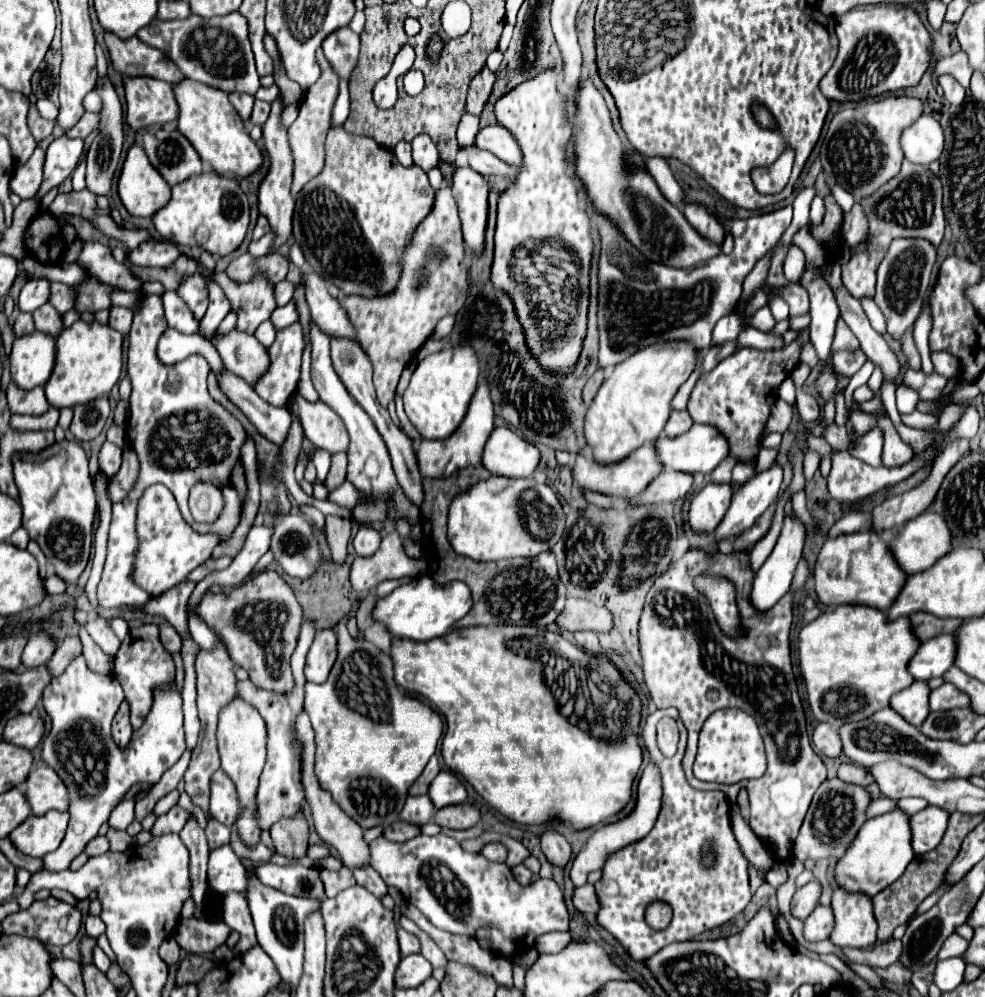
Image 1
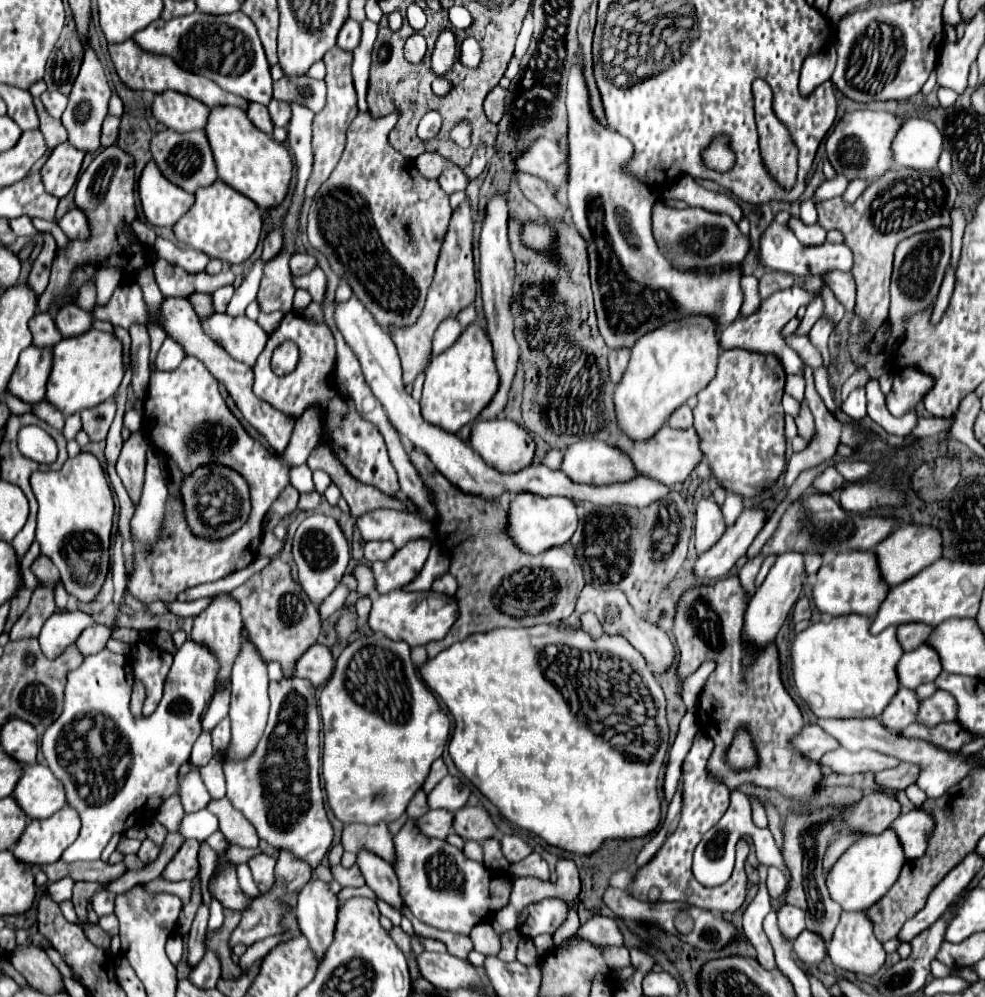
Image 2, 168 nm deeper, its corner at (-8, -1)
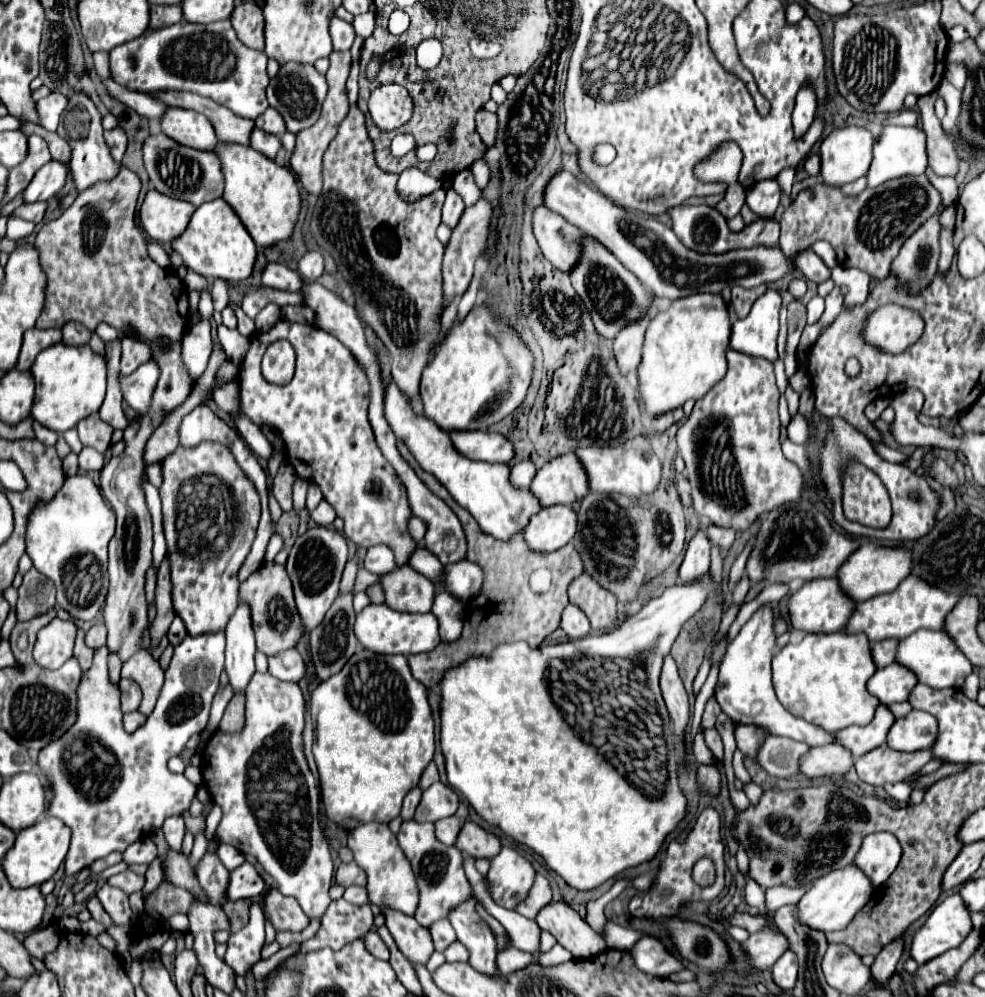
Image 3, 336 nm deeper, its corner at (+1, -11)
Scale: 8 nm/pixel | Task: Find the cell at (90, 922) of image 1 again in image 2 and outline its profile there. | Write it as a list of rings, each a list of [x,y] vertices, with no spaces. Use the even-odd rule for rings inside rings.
[[[101,887],[95,897],[93,897],[93,909],[97,911],[97,915],[107,915],[107,913],[113,913],[113,907],[115,907],[115,897],[117,893],[111,893],[107,891],[107,887]]]

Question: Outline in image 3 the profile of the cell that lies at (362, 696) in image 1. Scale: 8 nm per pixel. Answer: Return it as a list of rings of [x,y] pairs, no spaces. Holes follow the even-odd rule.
[[[368,649],[356,651],[340,673],[322,681],[310,699],[314,721],[314,759],[320,775],[320,795],[326,819],[334,825],[344,821],[390,823],[400,815],[402,799],[412,791],[426,765],[434,757],[434,719],[426,697],[426,687],[412,677],[406,657],[378,655]]]

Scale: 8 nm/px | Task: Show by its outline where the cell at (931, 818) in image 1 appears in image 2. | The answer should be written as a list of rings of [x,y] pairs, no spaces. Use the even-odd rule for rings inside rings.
[[[915,809],[915,811],[909,811],[905,815],[899,815],[889,827],[899,837],[899,843],[903,845],[905,859],[913,861],[925,853],[927,837],[933,831],[935,823],[933,823],[933,817],[929,813]]]

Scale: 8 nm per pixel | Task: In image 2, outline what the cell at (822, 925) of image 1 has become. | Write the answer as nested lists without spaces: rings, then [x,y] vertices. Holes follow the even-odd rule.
[[[807,929],[793,941],[793,953],[797,957],[799,963],[803,963],[805,967],[811,967],[813,963],[821,963],[823,955],[825,955],[825,943],[821,941],[821,937],[817,933],[809,933]]]

